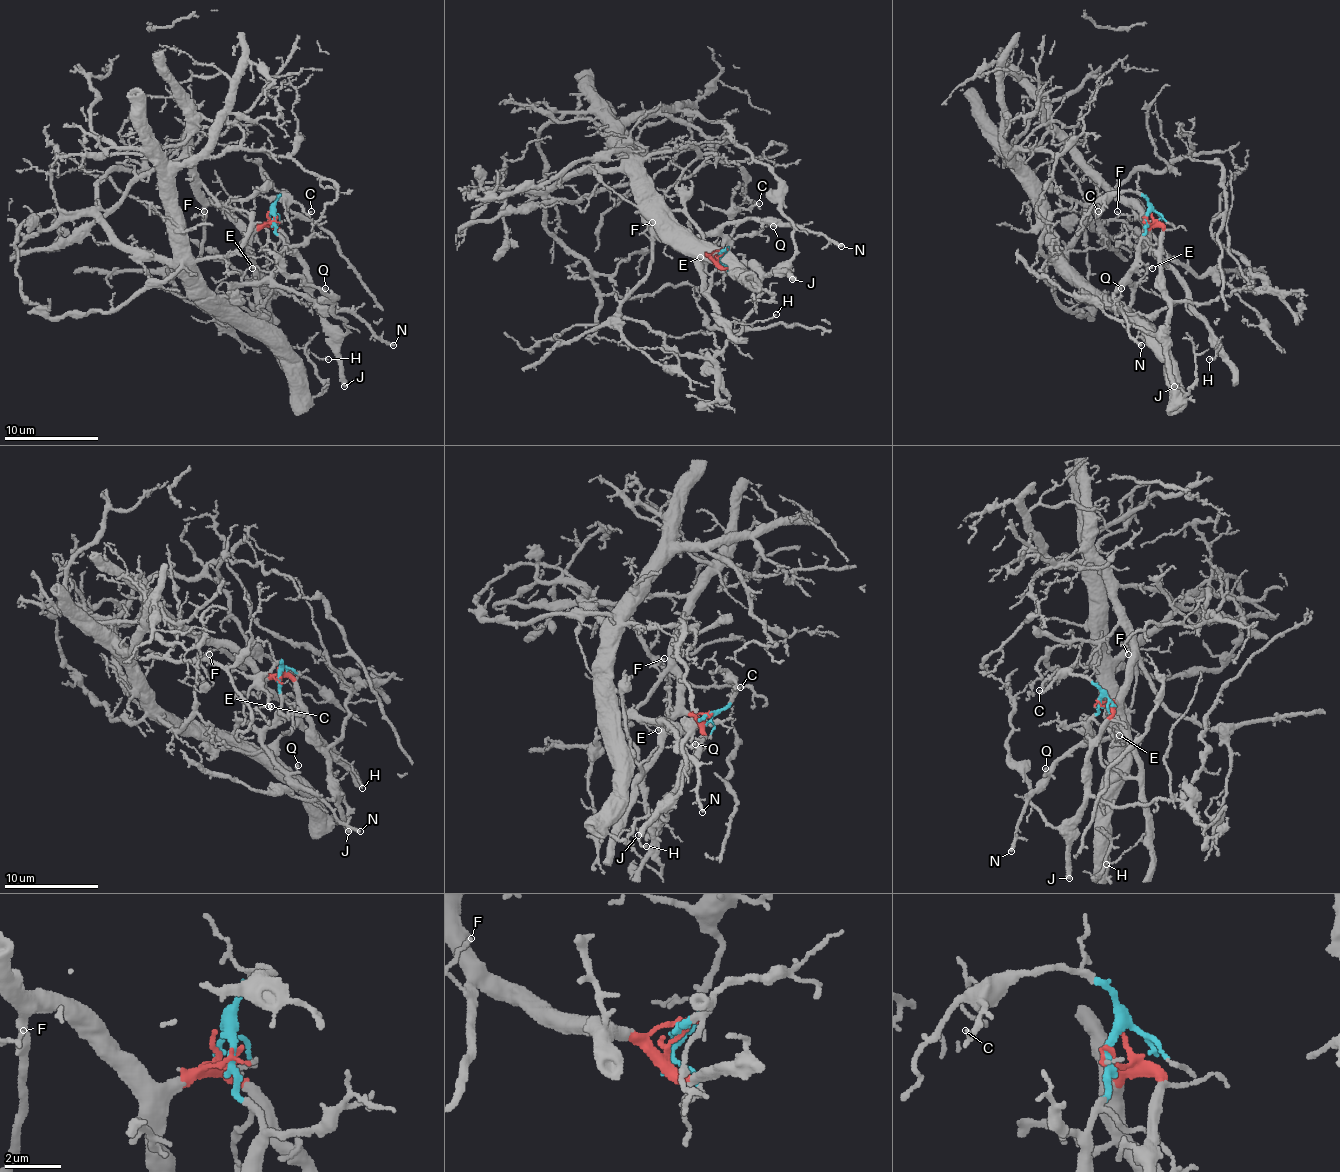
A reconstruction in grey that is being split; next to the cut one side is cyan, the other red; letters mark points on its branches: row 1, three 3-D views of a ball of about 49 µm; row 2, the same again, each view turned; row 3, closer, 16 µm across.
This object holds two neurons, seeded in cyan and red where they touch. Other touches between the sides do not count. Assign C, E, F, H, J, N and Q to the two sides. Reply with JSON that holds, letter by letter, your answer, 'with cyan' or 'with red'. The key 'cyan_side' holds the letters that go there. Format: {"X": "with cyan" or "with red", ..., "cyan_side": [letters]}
{"C": "with cyan", "E": "with cyan", "F": "with red", "H": "with red", "J": "with red", "N": "with cyan", "Q": "with cyan", "cyan_side": ["C", "E", "N", "Q"]}

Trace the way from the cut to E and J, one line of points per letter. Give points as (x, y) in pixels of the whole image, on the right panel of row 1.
E: (1149, 213), (1147, 232), (1139, 241), (1139, 262), (1130, 281), (1142, 276), (1151, 267)
J: (1149, 213), (1163, 229), (1161, 288), (1168, 298), (1168, 363), (1175, 387)

